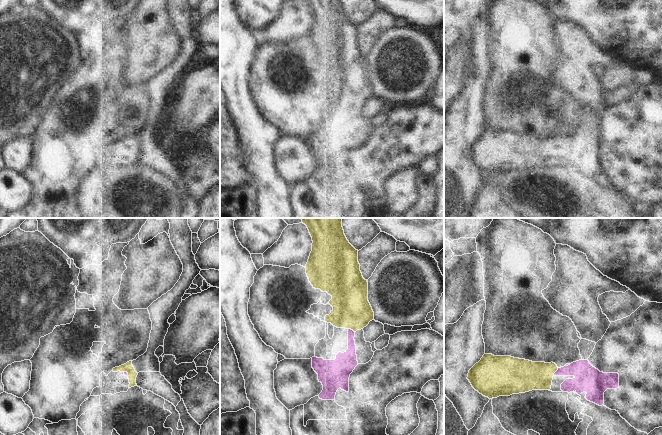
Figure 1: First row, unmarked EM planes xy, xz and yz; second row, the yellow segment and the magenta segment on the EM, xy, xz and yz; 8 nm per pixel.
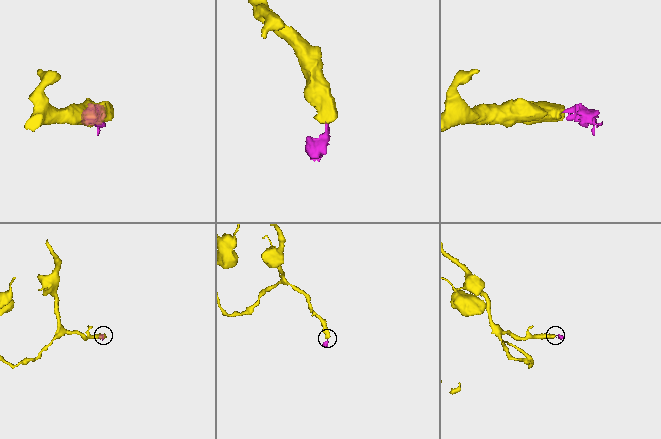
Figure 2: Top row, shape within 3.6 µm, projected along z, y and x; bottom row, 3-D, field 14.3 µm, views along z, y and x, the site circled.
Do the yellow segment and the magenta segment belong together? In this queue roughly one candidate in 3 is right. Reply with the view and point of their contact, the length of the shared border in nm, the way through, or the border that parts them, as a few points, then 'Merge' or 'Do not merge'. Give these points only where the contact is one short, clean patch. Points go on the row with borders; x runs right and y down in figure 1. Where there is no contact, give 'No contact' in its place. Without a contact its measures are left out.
Touches yellow at yz (555, 371). Shared border 80 nm. Path across: yz (525, 375), (555, 371), (582, 371), (585, 374). Merge

